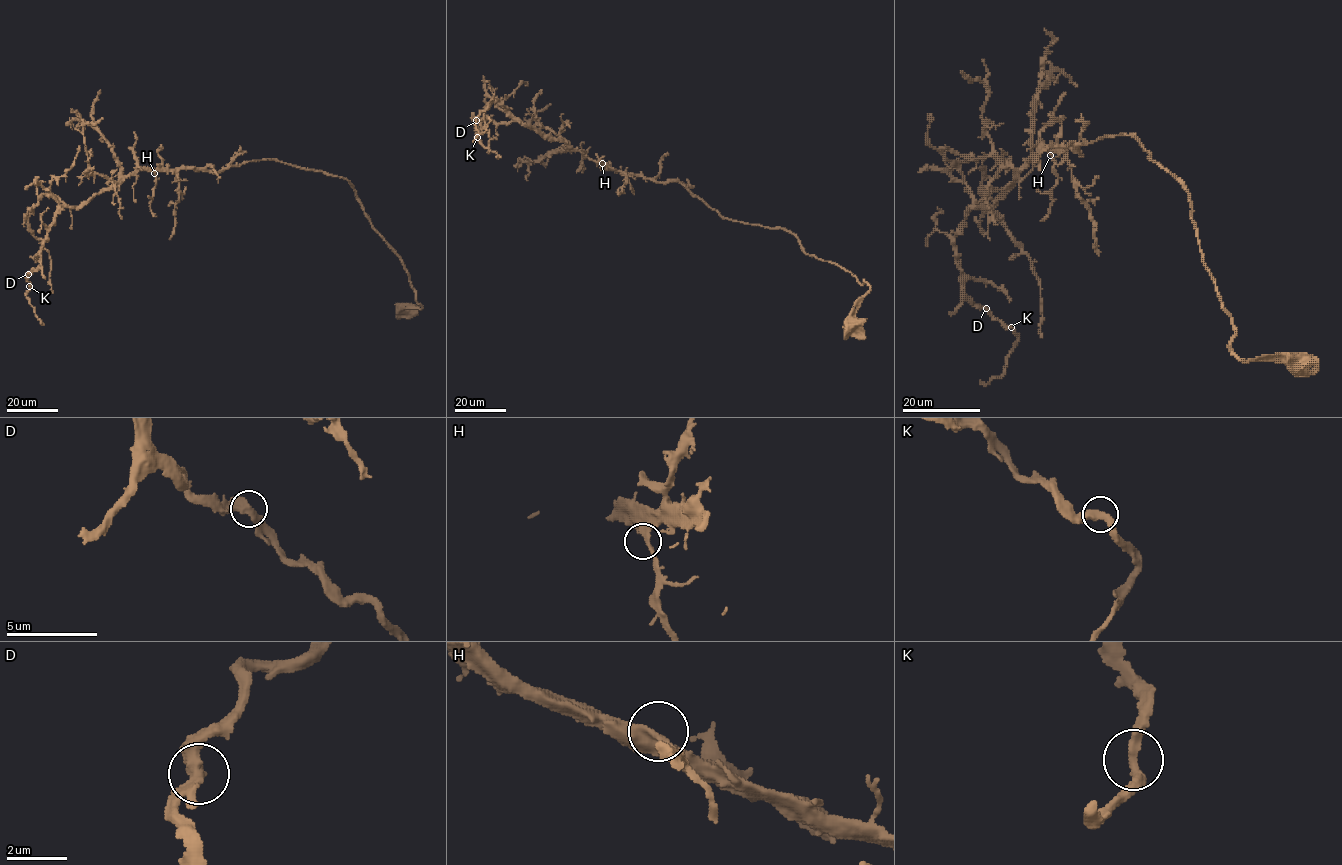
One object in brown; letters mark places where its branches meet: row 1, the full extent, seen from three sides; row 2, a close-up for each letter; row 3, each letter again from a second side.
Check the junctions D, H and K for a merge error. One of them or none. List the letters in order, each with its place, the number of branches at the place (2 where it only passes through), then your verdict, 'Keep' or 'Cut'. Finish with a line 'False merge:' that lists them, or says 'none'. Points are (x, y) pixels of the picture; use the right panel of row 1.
D: Place: (986, 308). Branches: 2. Keep
H: Place: (1050, 155). Branches: 2. Keep
K: Place: (1011, 327). Branches: 2. Keep
False merge: none

